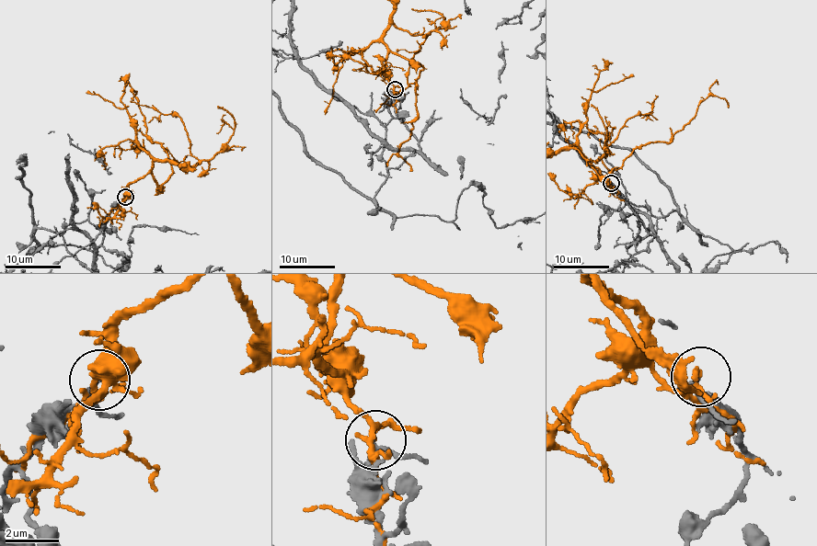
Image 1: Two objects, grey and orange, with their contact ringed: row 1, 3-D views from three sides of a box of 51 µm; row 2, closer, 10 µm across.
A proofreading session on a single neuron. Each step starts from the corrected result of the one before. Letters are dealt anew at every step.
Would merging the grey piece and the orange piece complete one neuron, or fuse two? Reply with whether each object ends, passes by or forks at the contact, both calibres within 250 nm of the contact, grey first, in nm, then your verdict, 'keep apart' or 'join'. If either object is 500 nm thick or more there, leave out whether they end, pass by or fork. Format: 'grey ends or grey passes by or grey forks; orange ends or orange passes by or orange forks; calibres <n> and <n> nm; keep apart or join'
grey ends; orange ends; calibres 130 and 120 nm; keep apart

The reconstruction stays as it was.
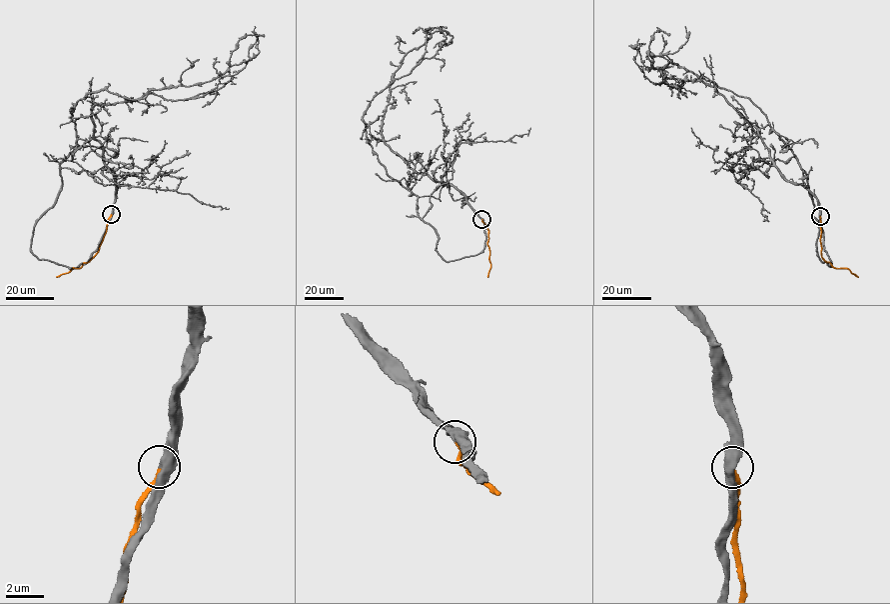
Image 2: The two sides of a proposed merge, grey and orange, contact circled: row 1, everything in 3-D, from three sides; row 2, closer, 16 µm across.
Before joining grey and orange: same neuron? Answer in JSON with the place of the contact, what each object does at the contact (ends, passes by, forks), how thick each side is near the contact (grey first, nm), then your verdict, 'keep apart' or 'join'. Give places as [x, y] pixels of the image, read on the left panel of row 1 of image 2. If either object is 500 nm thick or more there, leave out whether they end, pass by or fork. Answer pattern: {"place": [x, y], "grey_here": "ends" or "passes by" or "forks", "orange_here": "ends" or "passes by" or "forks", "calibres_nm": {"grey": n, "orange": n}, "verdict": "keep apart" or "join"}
{"place": [111, 214], "grey_here": "passes by", "orange_here": "ends", "calibres_nm": {"grey": 440, "orange": 240}, "verdict": "join"}

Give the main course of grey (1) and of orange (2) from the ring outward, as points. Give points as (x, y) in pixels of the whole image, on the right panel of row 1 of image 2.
1: (820, 216), (817, 199), (784, 177), (754, 127), (713, 87), (645, 69), (685, 43), (685, 26)
2: (820, 216), (821, 254), (836, 268), (846, 268), (858, 277)

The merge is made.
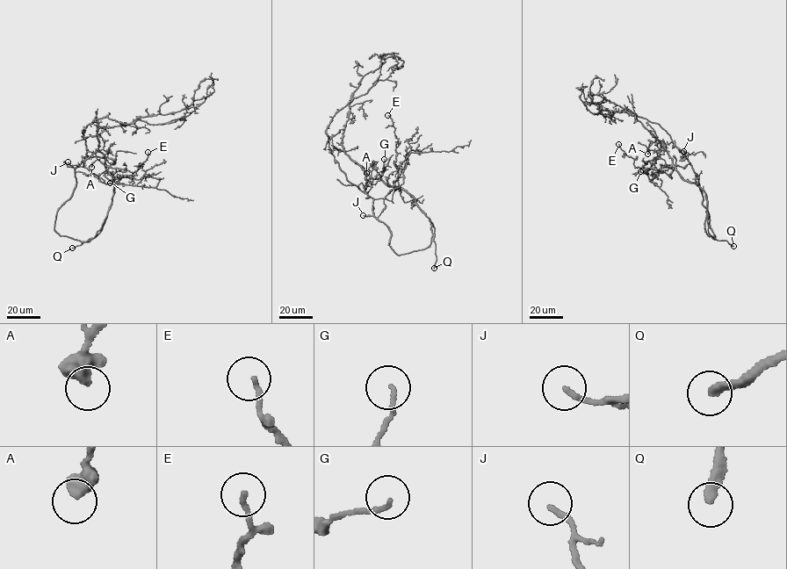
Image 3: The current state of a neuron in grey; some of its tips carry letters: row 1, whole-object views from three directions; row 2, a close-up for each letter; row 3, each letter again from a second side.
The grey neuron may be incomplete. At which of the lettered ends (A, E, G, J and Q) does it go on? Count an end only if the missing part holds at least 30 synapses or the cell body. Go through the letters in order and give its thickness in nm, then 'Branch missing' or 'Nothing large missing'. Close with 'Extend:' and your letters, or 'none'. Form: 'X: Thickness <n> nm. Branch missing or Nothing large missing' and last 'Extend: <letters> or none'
A: Thickness 320 nm. Nothing large missing
E: Thickness 140 nm. Nothing large missing
G: Thickness 130 nm. Nothing large missing
J: Thickness 170 nm. Branch missing
Q: Thickness 280 nm. Branch missing
Extend: J, Q

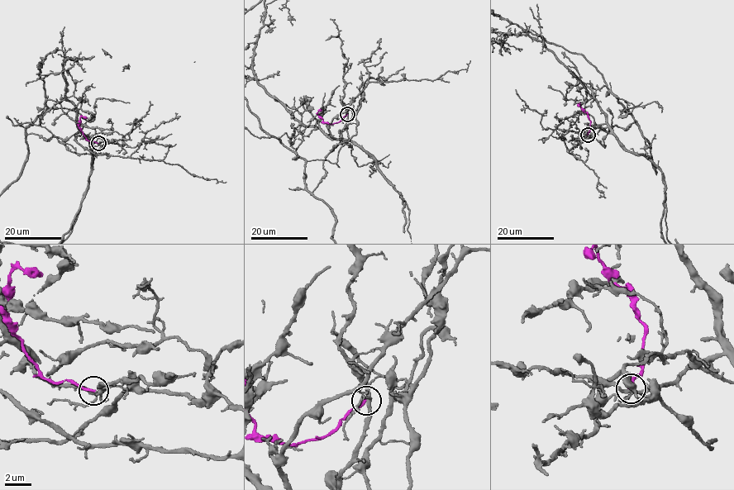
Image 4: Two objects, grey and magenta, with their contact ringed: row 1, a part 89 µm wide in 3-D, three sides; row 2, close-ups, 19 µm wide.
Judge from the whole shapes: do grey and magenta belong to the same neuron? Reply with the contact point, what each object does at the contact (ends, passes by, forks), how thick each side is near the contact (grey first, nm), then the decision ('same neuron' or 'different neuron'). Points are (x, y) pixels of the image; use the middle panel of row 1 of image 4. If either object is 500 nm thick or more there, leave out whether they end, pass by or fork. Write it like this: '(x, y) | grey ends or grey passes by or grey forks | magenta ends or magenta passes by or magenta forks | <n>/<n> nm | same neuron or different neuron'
(347, 114) | grey forks | magenta ends | 200/200 nm | different neuron

